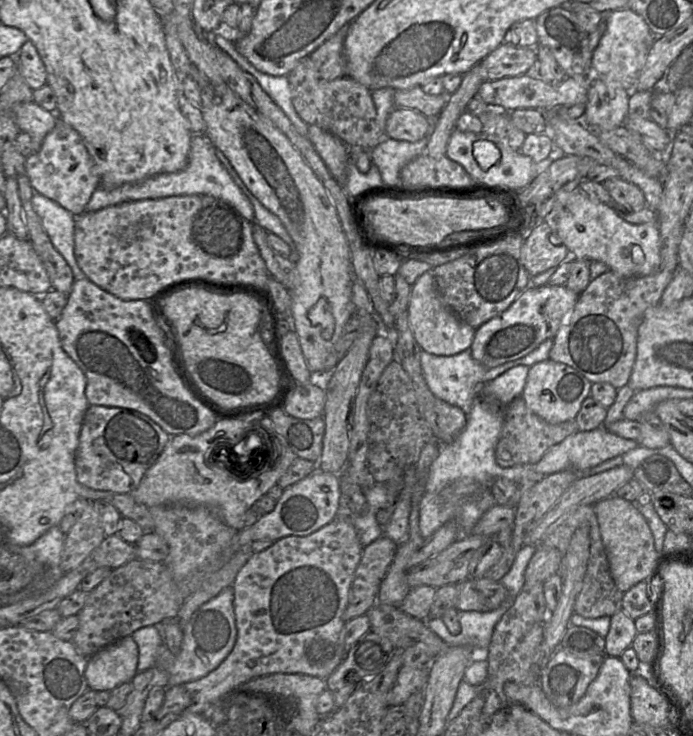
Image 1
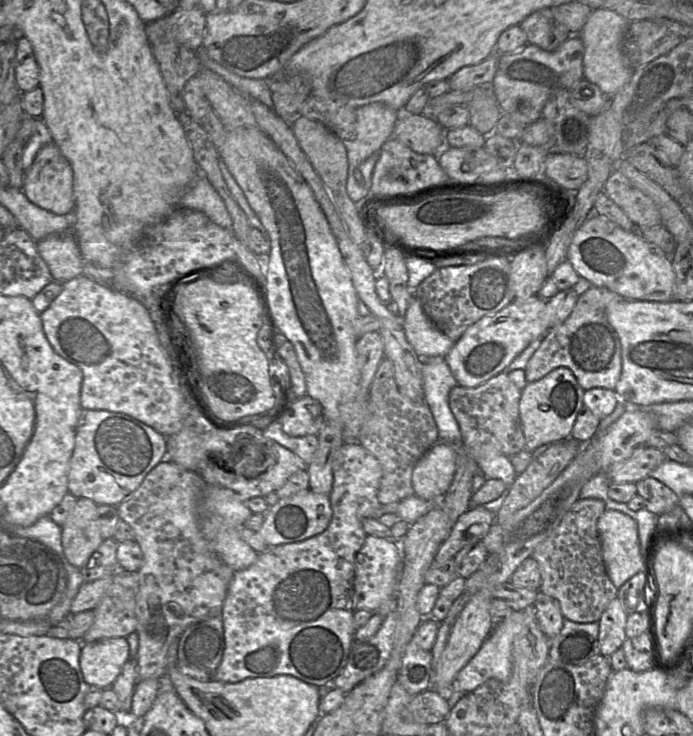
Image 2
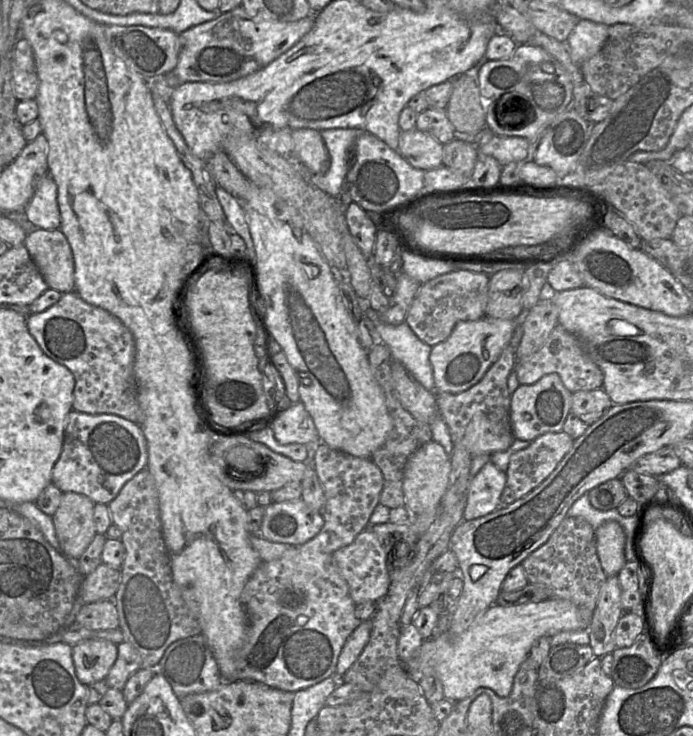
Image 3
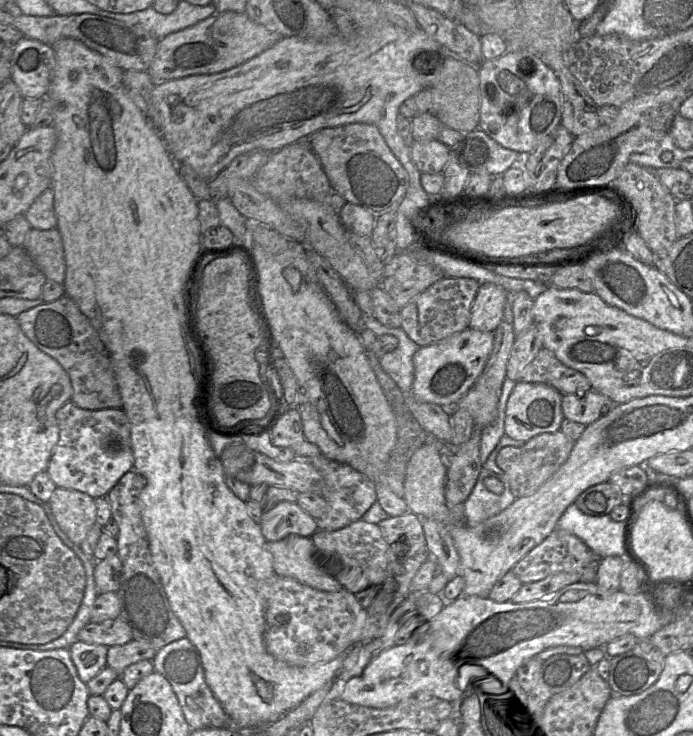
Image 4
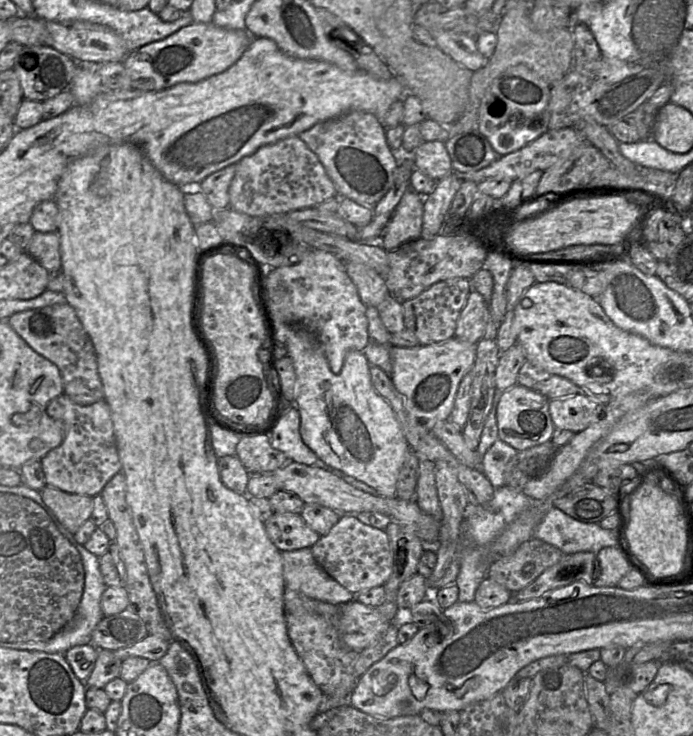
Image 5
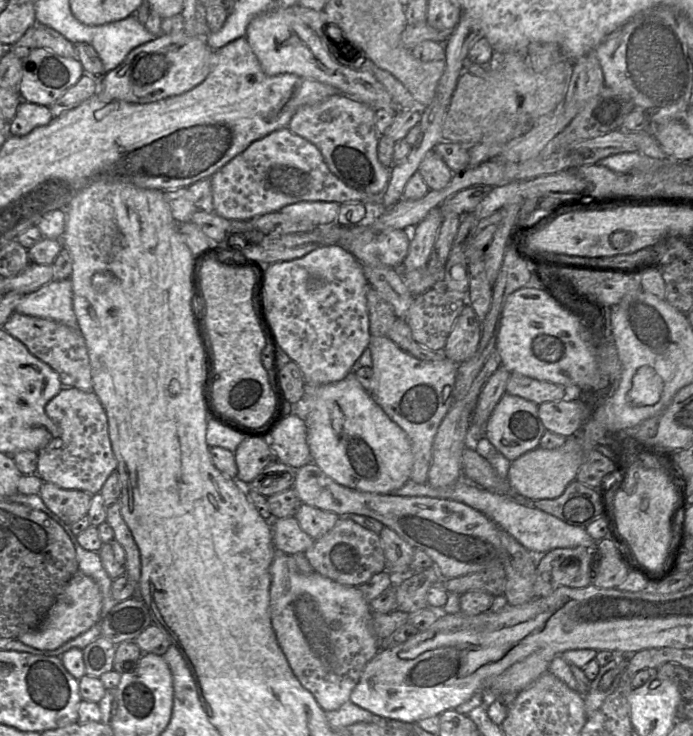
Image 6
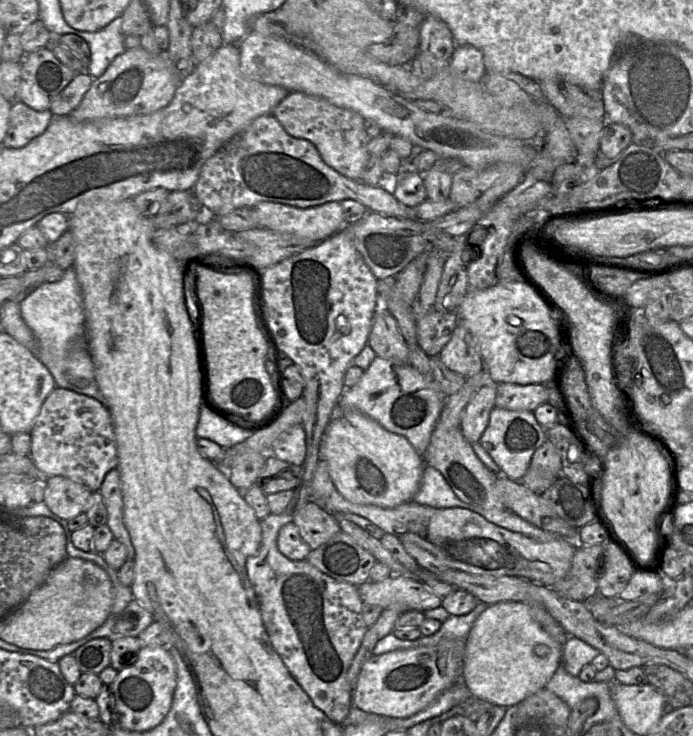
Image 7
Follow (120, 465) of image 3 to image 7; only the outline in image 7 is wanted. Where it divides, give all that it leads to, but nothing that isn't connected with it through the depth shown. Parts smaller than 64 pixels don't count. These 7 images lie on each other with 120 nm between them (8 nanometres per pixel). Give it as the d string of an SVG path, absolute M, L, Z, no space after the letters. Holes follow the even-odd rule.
M56 386L41 405L29 432L30 457L39 476L64 476L98 492L105 475L117 468L112 417L107 407L90 396Z

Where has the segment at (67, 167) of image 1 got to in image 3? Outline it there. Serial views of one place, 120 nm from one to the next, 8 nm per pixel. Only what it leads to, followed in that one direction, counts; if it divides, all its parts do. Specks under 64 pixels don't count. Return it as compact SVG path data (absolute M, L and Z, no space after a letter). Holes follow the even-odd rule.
M49 173L38 180L35 192L25 208L25 215L36 228L60 228L57 184Z

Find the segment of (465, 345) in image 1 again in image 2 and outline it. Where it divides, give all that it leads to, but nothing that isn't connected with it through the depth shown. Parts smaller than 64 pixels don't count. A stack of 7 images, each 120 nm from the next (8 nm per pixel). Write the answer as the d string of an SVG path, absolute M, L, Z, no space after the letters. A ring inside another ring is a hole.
M414 295L402 325L408 342L420 356L444 357L456 342L434 325Z

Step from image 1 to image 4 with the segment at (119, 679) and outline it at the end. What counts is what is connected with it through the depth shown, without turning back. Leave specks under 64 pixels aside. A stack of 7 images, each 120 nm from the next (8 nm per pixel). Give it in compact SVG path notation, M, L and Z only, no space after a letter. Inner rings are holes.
M76 640L69 647L77 675L84 683L94 678L107 666L107 651L107 646L91 644L82 640Z

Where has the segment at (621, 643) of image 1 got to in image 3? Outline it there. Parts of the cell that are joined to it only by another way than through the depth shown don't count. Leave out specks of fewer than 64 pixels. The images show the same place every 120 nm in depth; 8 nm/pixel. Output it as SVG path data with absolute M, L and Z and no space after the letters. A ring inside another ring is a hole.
M609 576L602 584L588 627L589 645L597 657L612 653L616 648L612 633L623 615L621 590L617 576Z

